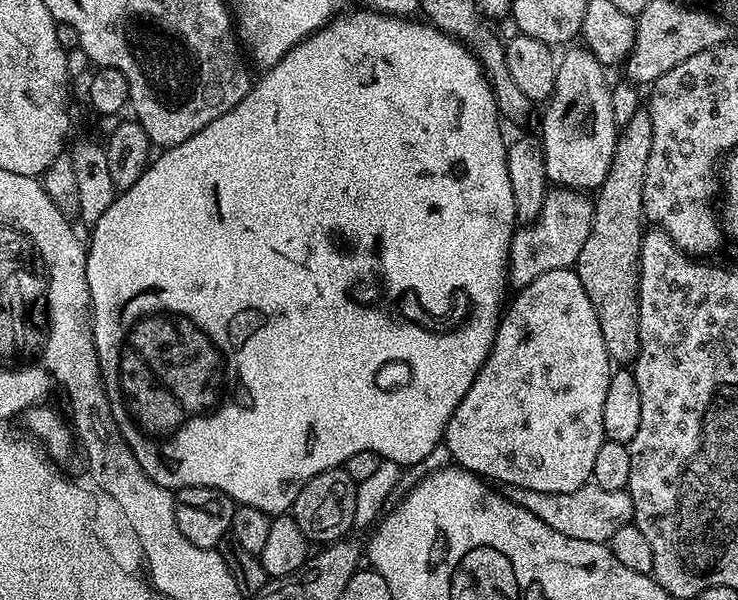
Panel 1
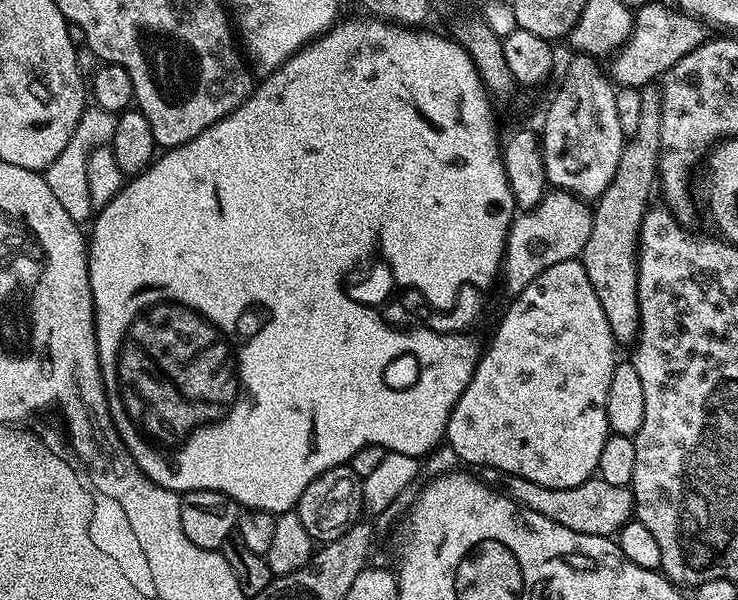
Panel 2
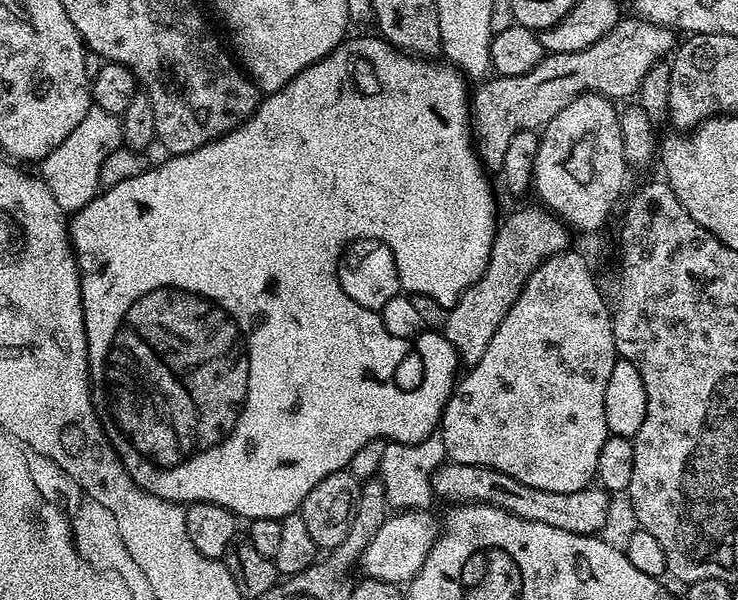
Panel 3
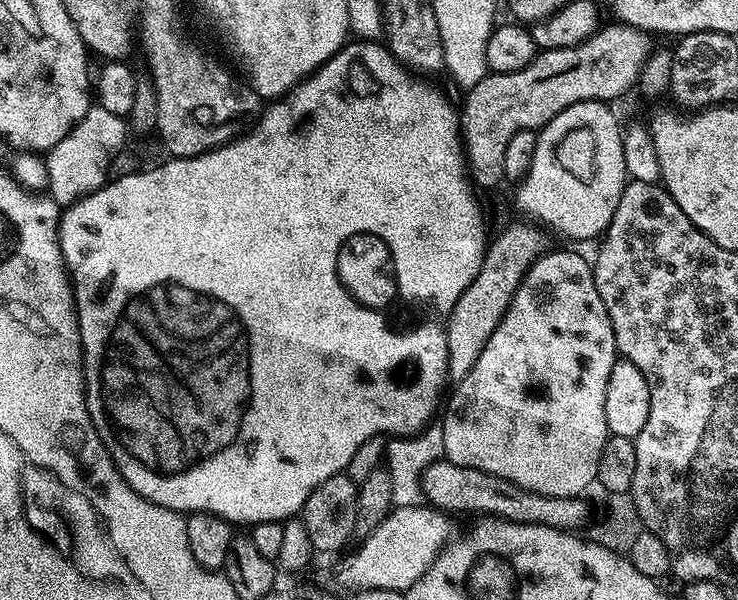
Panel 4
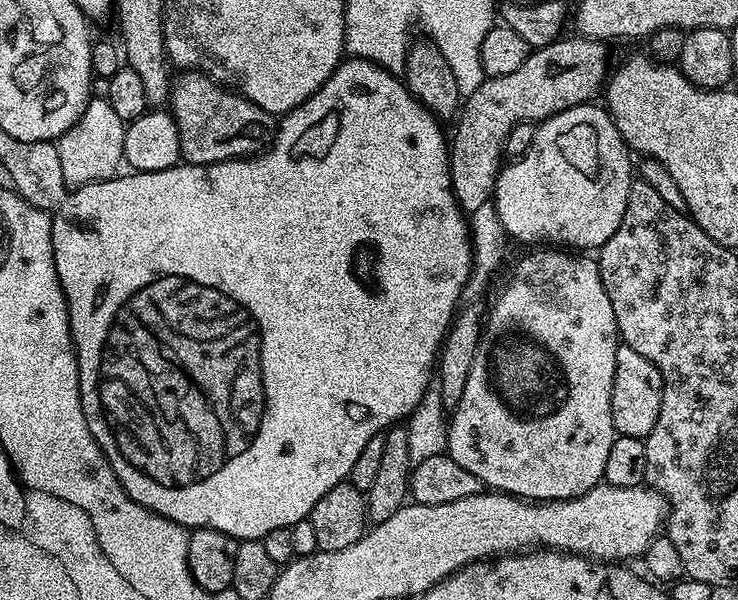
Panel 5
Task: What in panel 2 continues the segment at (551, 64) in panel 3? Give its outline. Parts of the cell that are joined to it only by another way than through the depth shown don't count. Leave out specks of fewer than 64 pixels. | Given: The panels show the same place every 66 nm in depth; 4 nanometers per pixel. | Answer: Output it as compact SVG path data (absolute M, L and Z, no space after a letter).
M646 2L635 9L632 21L632 33L620 47L620 51L611 57L612 72L610 76L619 87L643 89L659 81L665 72L675 66L690 50L694 50L706 39L706 25L695 16L685 16L675 7L667 8L664 4Z

